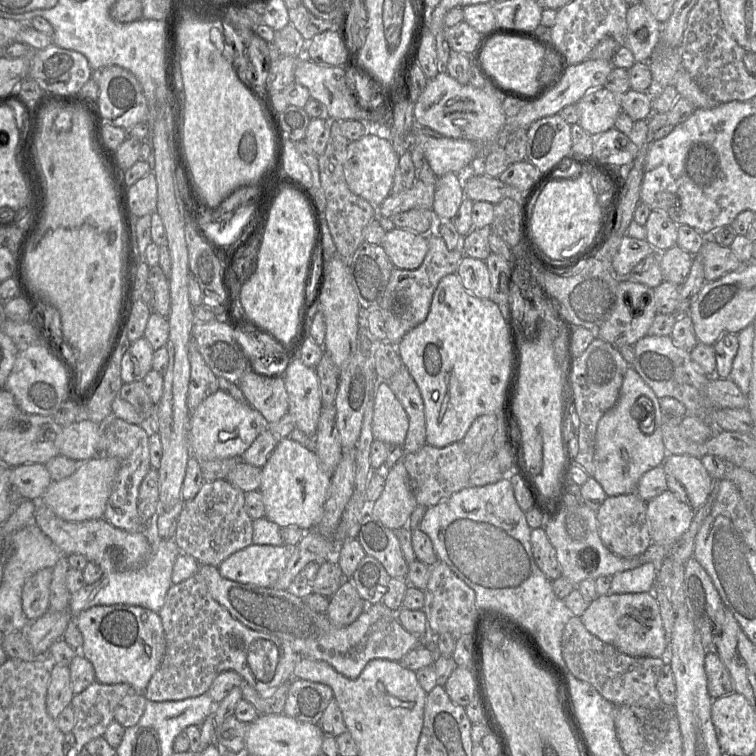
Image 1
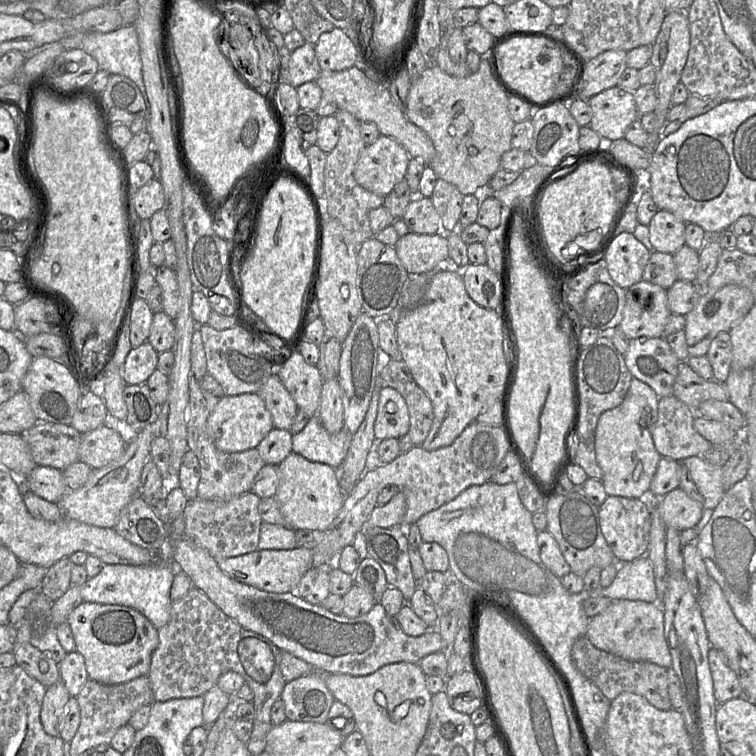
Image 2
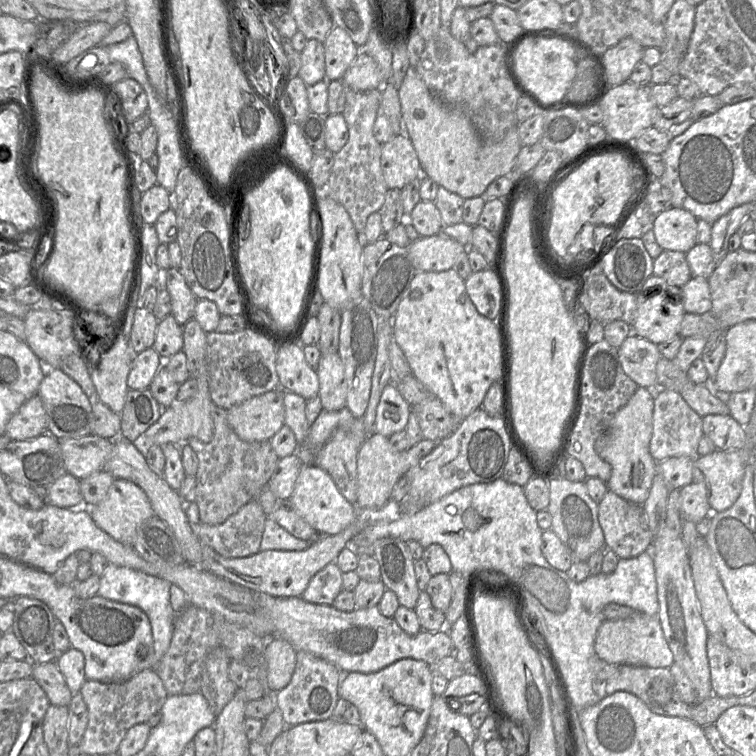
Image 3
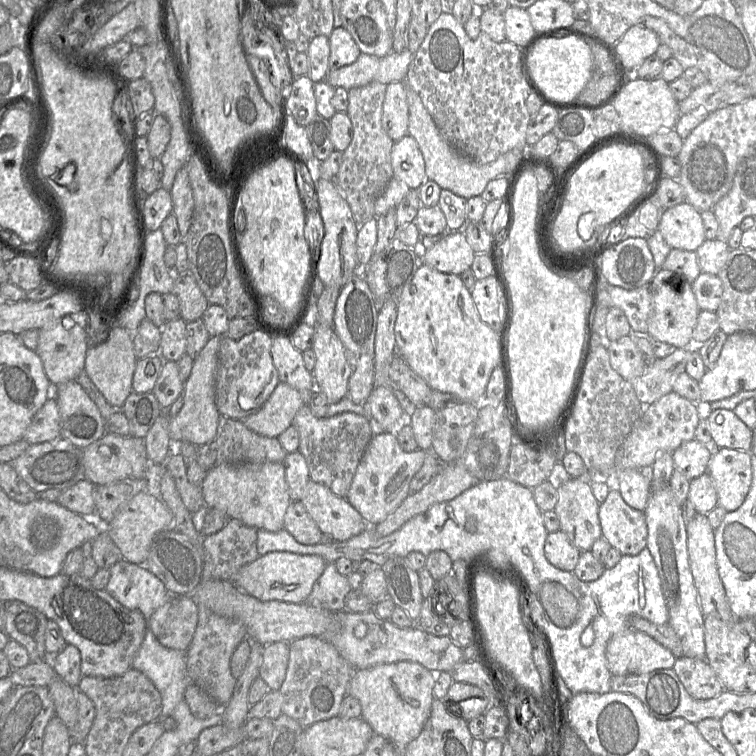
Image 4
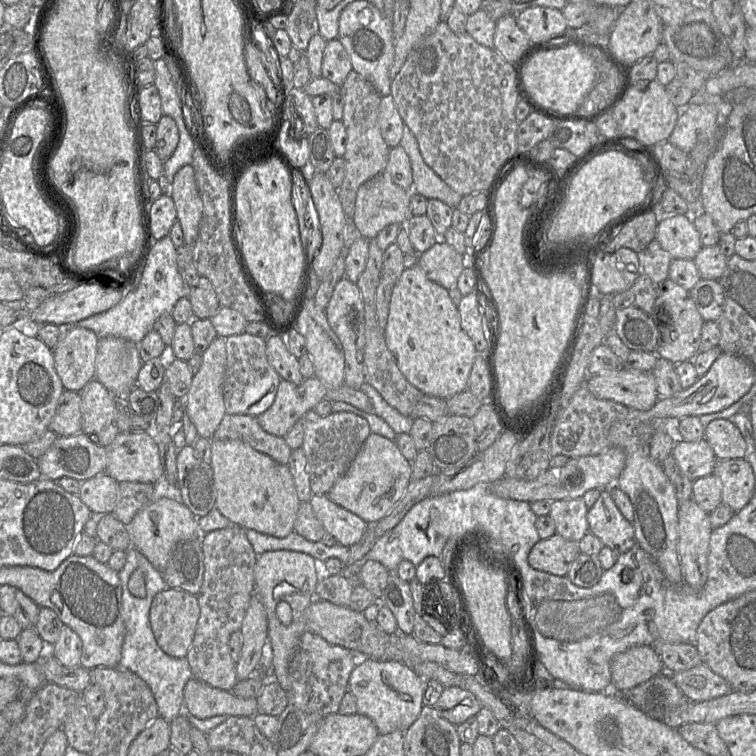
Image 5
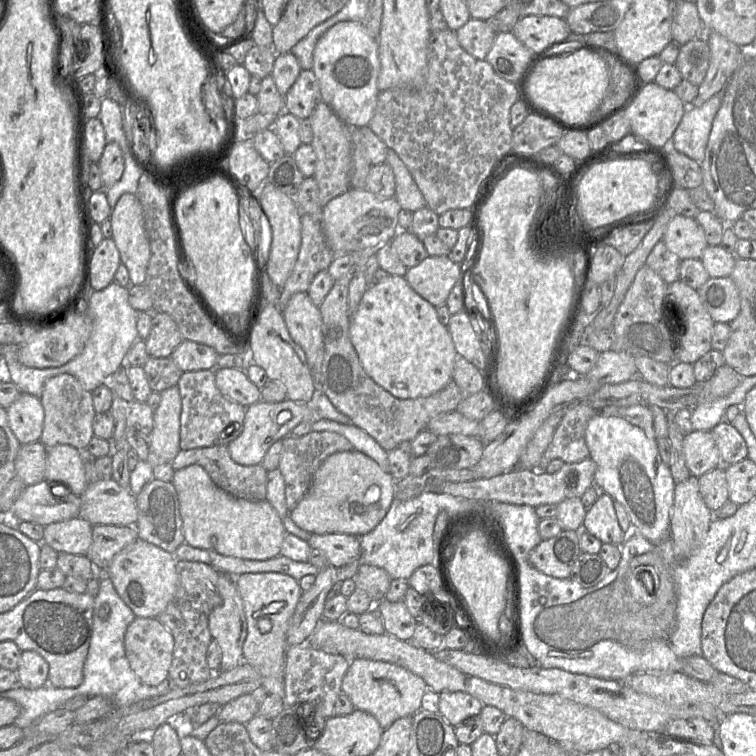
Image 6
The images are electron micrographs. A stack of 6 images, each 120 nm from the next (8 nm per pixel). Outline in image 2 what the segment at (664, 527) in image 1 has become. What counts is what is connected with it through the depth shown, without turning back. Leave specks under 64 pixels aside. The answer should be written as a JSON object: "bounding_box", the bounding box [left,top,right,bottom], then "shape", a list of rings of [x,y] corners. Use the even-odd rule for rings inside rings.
{"bounding_box":[657,487,705,531],"shape":[[[680,487],[662,496],[657,507],[666,526],[678,531],[697,526],[705,513],[702,504],[690,498]]]}

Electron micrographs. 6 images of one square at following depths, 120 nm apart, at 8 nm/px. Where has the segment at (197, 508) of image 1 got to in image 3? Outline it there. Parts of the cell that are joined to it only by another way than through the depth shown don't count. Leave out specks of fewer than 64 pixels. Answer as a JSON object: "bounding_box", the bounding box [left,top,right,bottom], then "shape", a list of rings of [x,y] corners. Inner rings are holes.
{"bounding_box":[190,500,267,558],"shape":[[[256,500],[242,506],[235,514],[218,525],[198,523],[190,525],[201,544],[206,544],[224,558],[243,558],[260,551],[260,543],[267,515]]]}

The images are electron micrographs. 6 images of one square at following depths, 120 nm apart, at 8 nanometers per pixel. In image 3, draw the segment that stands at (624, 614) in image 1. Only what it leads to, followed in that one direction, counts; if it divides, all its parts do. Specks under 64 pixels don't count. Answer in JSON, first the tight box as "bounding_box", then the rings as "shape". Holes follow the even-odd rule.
{"bounding_box":[594,613,674,668],"shape":[[[643,613],[620,620],[605,619],[597,630],[594,648],[596,655],[610,664],[669,668],[674,663],[658,617]]]}

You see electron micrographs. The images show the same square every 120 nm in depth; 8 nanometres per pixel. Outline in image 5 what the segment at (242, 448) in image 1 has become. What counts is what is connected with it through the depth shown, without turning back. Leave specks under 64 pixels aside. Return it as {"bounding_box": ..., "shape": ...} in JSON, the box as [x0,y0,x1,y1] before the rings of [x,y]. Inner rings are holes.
{"bounding_box":[256,376,326,437],"shape":[[[315,376],[300,385],[281,380],[272,405],[256,417],[267,433],[284,437],[302,416],[326,397],[326,387]]]}

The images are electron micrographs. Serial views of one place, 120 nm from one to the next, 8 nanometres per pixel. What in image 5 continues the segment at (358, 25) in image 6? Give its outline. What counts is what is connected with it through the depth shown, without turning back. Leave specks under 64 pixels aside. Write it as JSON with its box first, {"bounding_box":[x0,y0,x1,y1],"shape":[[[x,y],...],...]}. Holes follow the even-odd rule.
{"bounding_box":[322,39,352,87],"shape":[[[339,39],[327,41],[322,59],[322,77],[341,87],[352,70],[350,58]]]}

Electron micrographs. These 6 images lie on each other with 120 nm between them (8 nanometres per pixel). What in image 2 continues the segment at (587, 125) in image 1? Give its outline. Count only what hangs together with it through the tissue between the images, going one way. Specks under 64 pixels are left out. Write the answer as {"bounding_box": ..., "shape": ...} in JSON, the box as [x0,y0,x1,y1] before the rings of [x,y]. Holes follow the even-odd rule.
{"bounding_box":[588,86,640,141],"shape":[[[617,86],[593,96],[588,103],[593,112],[589,127],[604,141],[625,138],[629,126],[640,117],[633,93]]]}

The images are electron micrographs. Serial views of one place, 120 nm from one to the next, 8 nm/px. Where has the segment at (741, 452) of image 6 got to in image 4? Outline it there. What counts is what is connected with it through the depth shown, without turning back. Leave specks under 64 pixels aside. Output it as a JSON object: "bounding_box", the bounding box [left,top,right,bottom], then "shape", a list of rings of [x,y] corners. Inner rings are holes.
{"bounding_box":[704,409,753,451],"shape":[[[715,409],[705,411],[704,416],[709,423],[714,448],[730,448],[750,451],[753,432],[733,410]]]}

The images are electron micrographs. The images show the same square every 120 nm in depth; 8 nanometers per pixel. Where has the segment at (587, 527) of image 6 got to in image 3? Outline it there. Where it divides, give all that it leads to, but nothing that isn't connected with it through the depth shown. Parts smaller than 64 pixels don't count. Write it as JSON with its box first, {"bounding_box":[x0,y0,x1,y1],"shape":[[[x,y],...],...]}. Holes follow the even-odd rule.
{"bounding_box":[598,490,653,559],"shape":[[[609,490],[599,503],[598,519],[604,533],[606,548],[614,551],[620,559],[634,558],[650,551],[653,536],[642,505],[629,502]]]}

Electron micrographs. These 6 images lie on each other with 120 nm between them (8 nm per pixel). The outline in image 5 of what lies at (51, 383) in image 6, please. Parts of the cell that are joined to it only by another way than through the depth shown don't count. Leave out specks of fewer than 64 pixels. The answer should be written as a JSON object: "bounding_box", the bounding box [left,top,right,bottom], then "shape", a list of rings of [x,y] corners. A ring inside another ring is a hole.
{"bounding_box":[48,391,81,437],"shape":[[[64,391],[58,399],[48,431],[69,437],[81,433],[81,399],[79,392]]]}

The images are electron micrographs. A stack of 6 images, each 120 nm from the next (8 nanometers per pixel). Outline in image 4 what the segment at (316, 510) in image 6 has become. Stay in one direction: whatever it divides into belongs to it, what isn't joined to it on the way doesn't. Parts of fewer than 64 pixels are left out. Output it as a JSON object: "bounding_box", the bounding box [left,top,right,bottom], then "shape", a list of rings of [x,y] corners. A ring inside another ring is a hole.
{"bounding_box":[346,432,426,526],"shape":[[[395,432],[373,435],[357,466],[346,500],[370,526],[384,521],[411,493],[410,481],[422,467],[426,454],[426,450],[419,448],[405,452]]]}

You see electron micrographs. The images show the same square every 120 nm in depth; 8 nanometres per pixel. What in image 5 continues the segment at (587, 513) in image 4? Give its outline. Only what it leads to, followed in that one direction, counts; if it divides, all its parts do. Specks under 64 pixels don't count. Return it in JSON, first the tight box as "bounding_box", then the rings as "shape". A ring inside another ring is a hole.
{"bounding_box":[549,497,589,542],"shape":[[[582,497],[555,500],[551,503],[549,516],[554,521],[556,533],[567,540],[579,542],[589,533],[588,510]]]}

